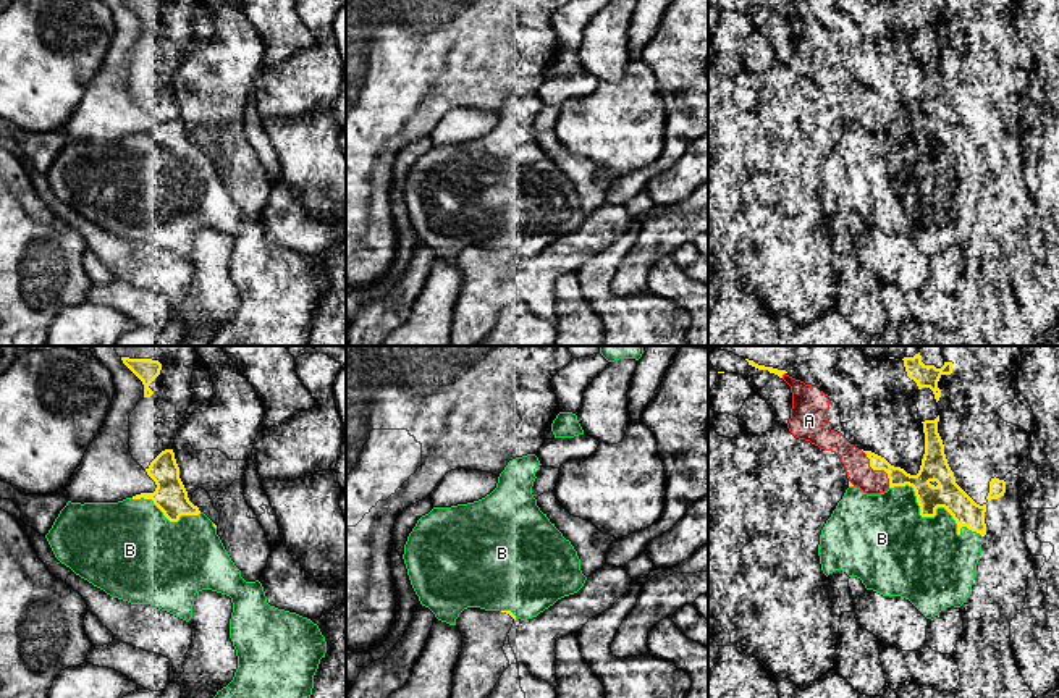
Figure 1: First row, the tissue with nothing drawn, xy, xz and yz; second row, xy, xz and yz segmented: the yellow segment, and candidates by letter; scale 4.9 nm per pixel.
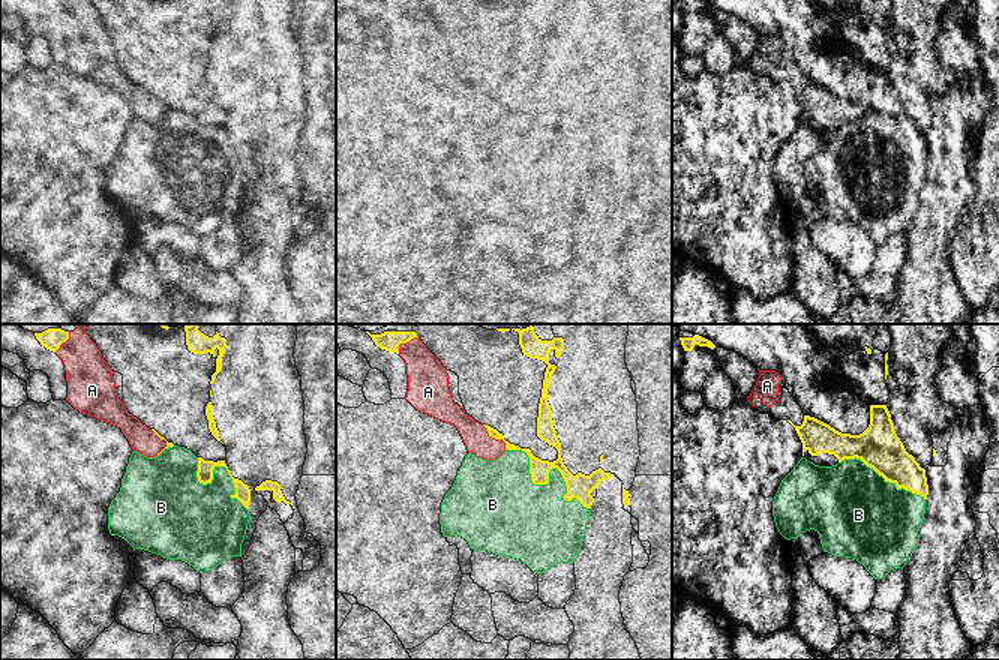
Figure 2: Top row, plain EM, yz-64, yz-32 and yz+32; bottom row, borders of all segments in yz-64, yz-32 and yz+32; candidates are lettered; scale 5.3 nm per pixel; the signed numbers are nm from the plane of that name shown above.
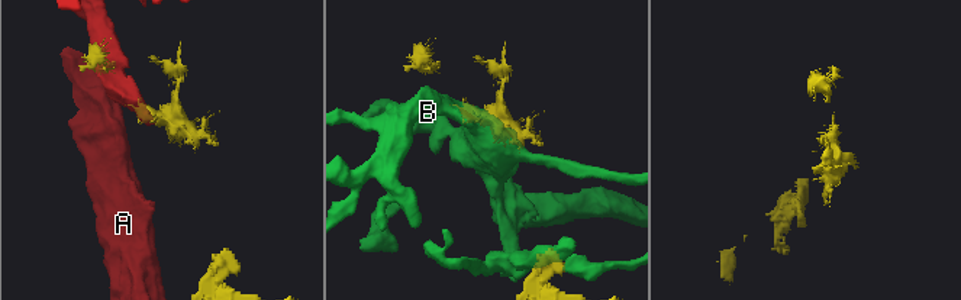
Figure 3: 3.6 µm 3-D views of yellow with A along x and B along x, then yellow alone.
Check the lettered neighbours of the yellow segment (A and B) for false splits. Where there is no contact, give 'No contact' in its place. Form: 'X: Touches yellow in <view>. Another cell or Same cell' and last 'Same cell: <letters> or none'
A: Touches yellow in yz. Another cell
B: Touches yellow in yz. Another cell
Same cell: none

